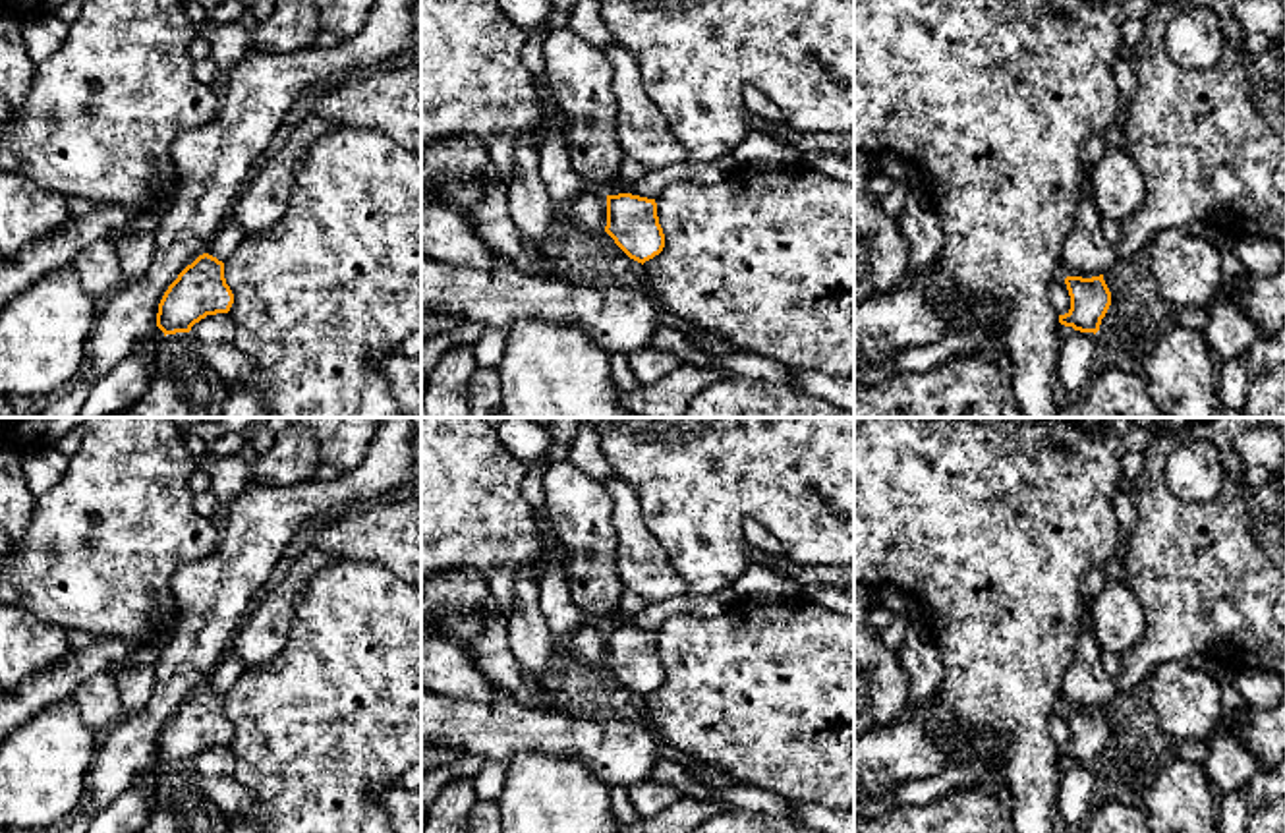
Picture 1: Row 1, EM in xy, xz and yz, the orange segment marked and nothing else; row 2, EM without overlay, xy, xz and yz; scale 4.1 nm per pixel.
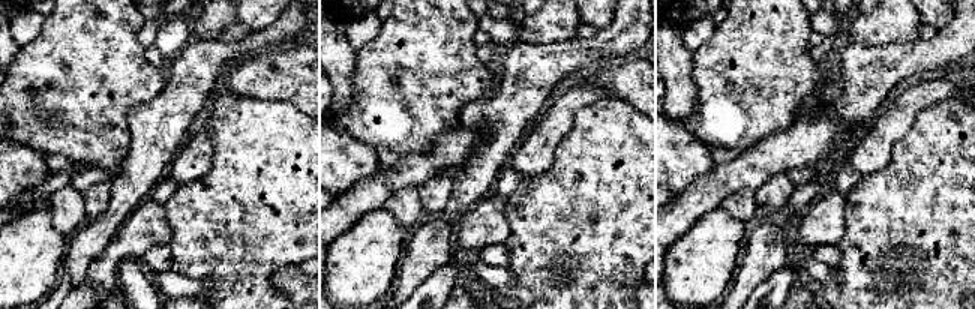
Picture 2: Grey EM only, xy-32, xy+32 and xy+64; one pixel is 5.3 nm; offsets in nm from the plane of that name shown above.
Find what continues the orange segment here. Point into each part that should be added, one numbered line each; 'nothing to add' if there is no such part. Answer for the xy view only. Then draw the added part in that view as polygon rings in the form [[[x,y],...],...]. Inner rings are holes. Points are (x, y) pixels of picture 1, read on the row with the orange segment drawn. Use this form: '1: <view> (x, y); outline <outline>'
1: xy (147, 346); outline [[[157,327],[149,338],[145,338],[133,346],[131,354],[141,354],[149,361],[153,361],[157,358],[157,348],[162,340],[164,340],[164,332]]]

